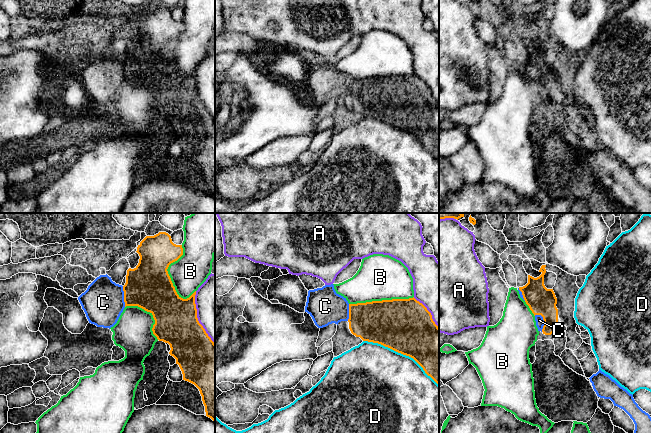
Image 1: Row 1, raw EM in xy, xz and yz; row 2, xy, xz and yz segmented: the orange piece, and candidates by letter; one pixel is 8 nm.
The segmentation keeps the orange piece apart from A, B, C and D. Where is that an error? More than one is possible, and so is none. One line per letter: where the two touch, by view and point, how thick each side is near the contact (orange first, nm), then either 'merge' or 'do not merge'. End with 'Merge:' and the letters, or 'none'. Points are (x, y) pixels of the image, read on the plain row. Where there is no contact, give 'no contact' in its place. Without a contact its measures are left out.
A: xy (197, 94) | 340/320 nm | do not merge
B: xy (167, 49) | 360/280 nm | do not merge
C: yz (544, 97) | 220/70 nm | do not merge
D: xz (401, 129) | 440/500 nm | do not merge
Merge: none

